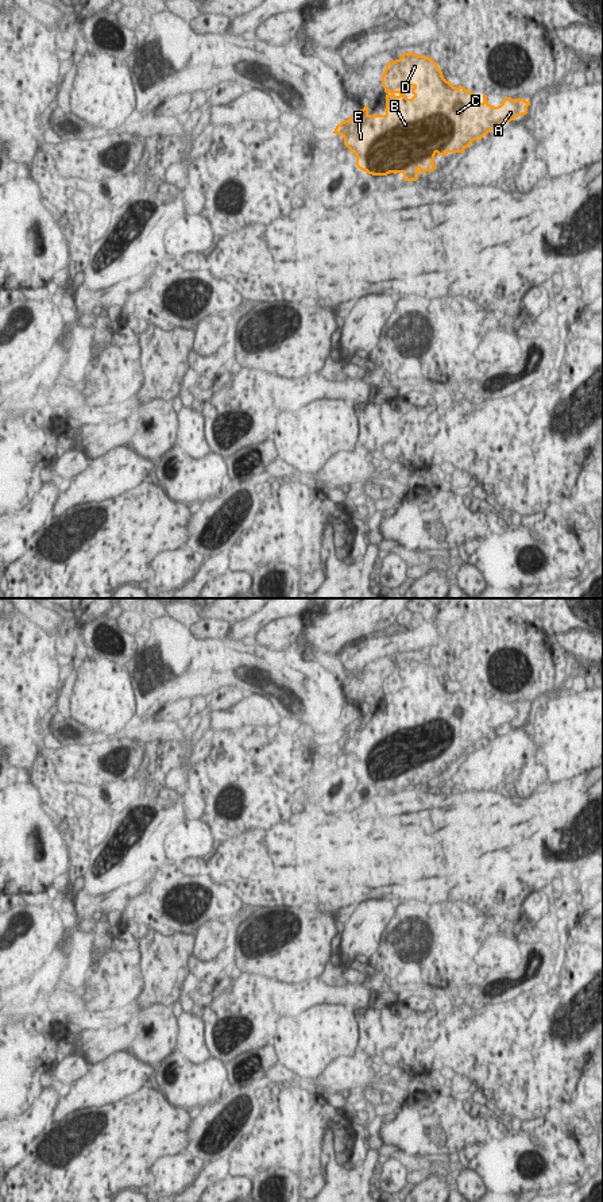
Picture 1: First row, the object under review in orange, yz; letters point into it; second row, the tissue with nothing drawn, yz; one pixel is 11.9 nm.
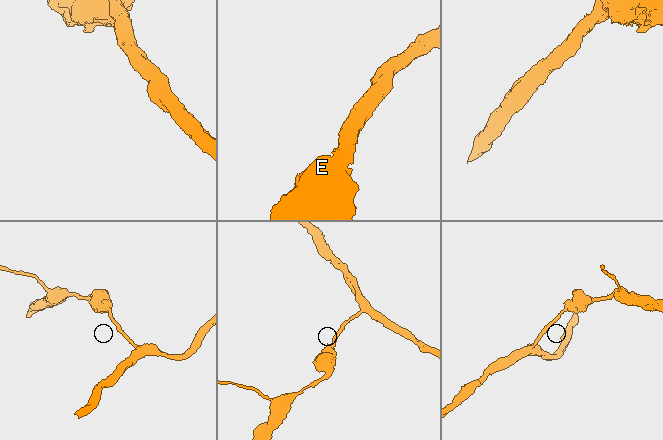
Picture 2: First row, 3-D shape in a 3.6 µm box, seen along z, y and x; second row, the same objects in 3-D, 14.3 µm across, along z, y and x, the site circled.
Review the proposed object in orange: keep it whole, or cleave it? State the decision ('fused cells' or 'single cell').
single cell

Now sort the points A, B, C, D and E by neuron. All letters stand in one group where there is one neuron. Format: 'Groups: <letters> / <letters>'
Groups: A B C D E

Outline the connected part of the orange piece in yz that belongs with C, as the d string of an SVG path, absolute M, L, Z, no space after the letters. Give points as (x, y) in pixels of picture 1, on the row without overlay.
M403 658L399 664L386 669L382 681L382 691L386 700L386 718L370 720L366 710L355 721L336 731L333 739L344 743L344 750L352 759L356 760L356 771L372 781L387 781L390 778L402 778L405 786L417 786L418 778L433 777L434 760L447 760L448 758L464 758L473 746L480 746L492 735L500 732L503 728L511 727L518 721L527 718L530 706L523 704L505 702L502 709L494 712L487 708L487 701L483 700L483 706L479 706L479 700L473 700L464 691L457 693L447 686L437 669L425 660Z

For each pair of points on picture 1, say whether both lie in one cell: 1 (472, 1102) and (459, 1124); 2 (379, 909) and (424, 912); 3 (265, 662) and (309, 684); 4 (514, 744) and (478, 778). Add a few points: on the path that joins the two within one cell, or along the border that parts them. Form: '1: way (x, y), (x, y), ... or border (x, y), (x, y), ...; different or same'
1: border (466, 1097), (468, 1110), (474, 1116), (482, 1116); different
2: border (397, 905), (395, 913), (382, 932), (382, 939); different
3: way (275, 670), (298, 678); same
4: way (505, 752), (487, 769); same

